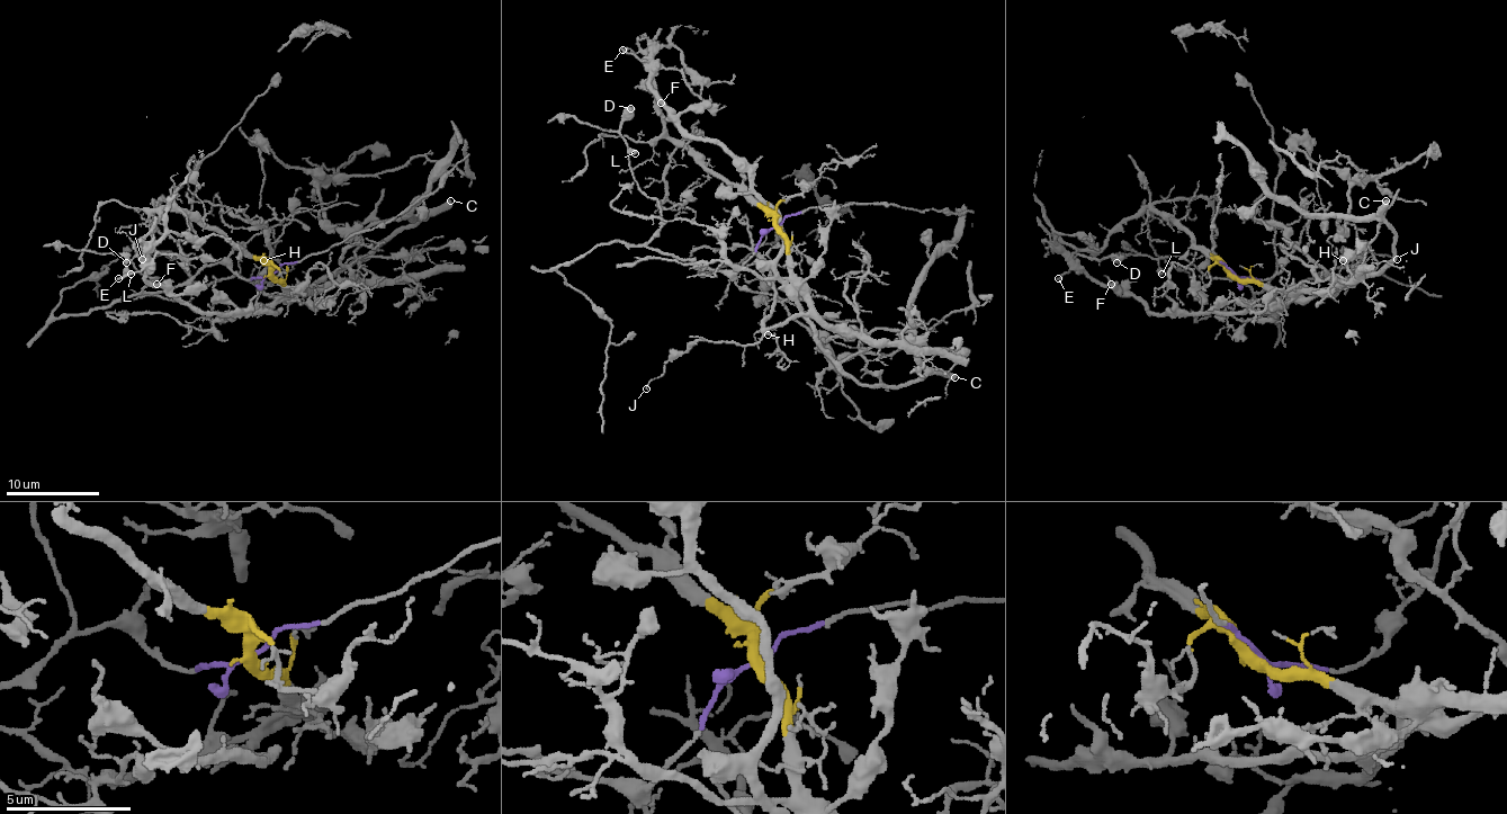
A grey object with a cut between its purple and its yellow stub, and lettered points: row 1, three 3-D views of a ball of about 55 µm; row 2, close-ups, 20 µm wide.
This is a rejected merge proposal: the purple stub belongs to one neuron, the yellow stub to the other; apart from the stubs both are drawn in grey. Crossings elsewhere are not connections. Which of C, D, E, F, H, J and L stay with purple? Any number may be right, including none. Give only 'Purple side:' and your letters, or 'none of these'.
Purple side: D, L

